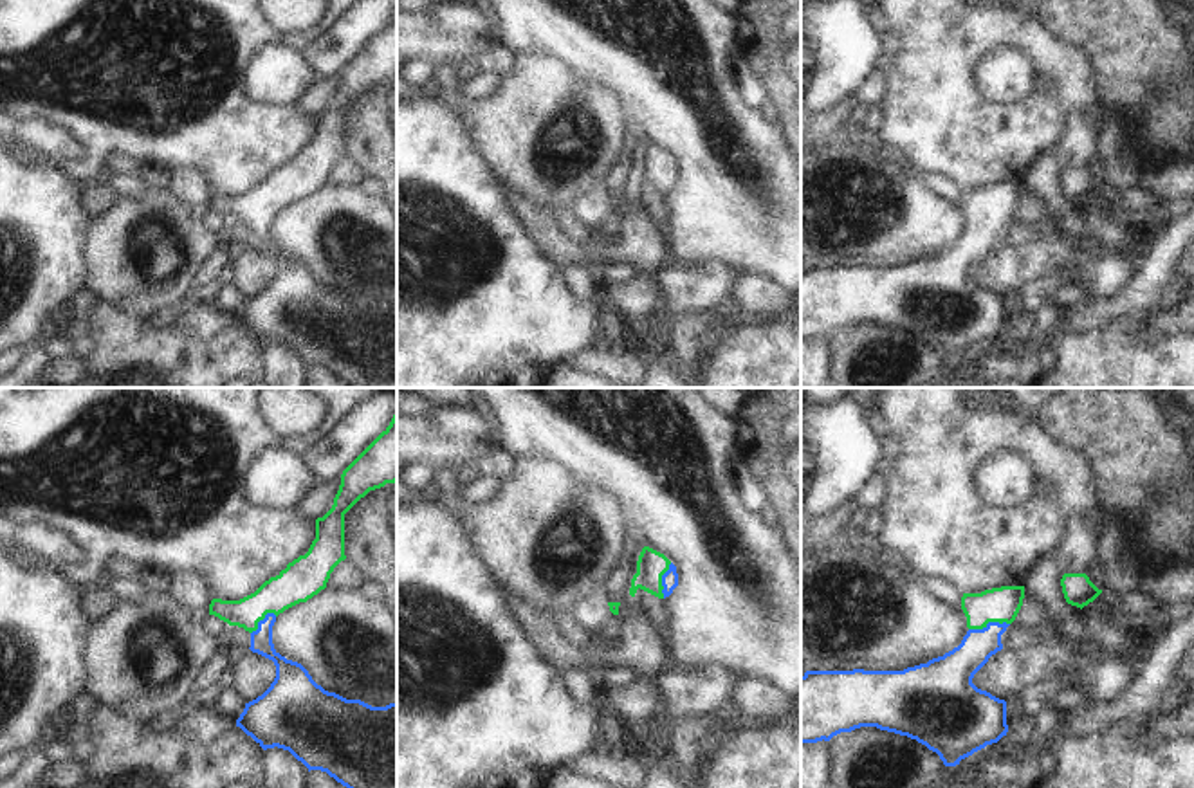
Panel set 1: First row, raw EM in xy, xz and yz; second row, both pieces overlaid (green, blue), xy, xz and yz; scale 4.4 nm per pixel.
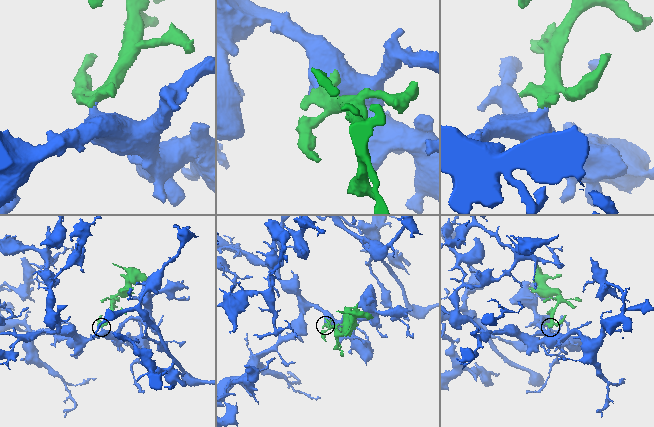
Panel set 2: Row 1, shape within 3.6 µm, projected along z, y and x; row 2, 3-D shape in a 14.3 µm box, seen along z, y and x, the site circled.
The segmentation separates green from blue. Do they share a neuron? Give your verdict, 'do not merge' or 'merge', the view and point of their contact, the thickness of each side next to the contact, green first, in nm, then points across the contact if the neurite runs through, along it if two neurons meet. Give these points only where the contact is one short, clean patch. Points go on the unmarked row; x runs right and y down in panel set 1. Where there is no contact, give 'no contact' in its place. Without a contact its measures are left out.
merge; meets green in yz at (989, 217); 160 nm thick on the green side, 160 nm on the other; runs through yz (1001, 201), (989, 217), (980, 240), (958, 262)

